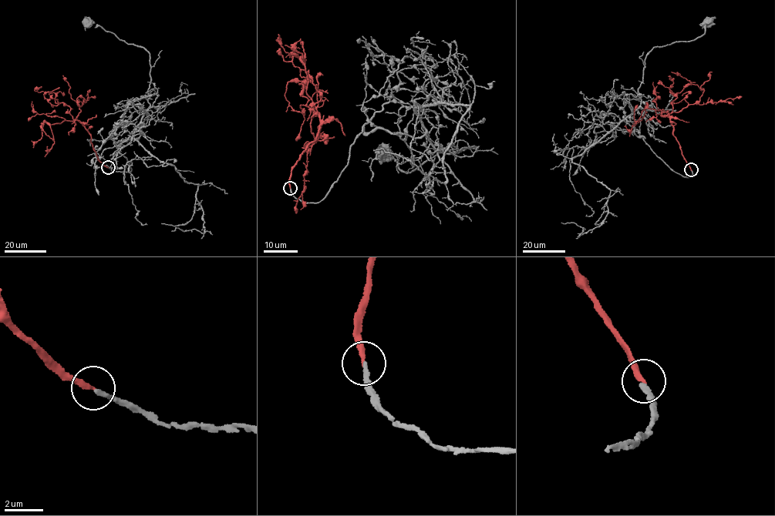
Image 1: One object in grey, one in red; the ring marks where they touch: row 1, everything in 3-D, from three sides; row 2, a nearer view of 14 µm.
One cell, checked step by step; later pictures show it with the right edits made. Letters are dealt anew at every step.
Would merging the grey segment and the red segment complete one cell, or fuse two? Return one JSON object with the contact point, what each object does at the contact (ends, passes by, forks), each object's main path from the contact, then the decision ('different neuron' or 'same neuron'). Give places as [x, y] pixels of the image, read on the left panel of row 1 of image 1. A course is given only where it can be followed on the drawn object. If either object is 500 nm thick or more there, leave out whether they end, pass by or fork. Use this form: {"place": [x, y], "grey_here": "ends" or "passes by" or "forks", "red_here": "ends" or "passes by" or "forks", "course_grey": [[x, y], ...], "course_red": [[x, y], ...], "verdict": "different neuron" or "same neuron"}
{"place": [108, 167], "grey_here": "ends", "red_here": "ends", "course_grey": [[108, 168], [131, 172], [116, 144], [143, 123], [135, 139], [197, 185], [204, 232], [171, 231]], "course_red": [[108, 167], [96, 155], [85, 125], [73, 122], [69, 107], [55, 102], [55, 93], [35, 91], [40, 86]], "verdict": "same neuron"}

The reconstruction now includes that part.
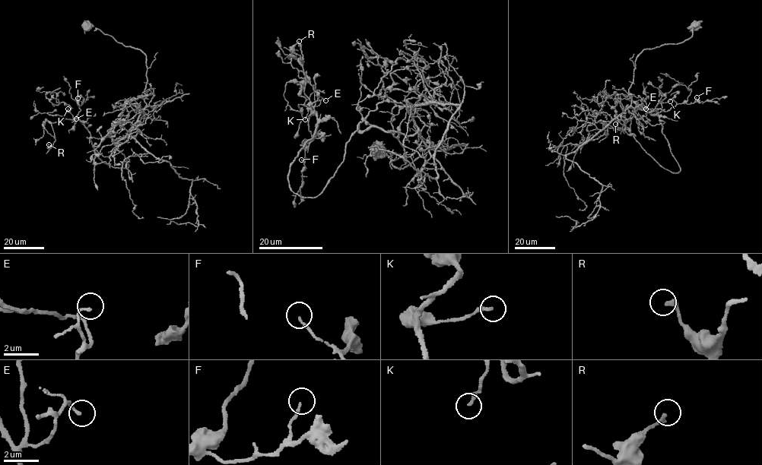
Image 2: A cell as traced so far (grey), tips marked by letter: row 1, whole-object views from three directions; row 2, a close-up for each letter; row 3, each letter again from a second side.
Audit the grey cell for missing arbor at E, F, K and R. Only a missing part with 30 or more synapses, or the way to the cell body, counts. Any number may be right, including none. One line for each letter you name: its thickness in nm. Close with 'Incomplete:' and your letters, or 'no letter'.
Incomplete: no letter

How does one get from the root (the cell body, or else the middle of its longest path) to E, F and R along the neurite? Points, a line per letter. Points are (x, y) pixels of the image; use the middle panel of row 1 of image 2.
E: (393, 131), (357, 129), (322, 192), (300, 197), (290, 191), (290, 168), (315, 137), (314, 107), (325, 100)
F: (393, 131), (357, 129), (322, 192), (300, 197), (287, 176), (315, 137), (312, 113), (312, 137), (301, 159)
R: (393, 131), (357, 129), (322, 192), (292, 191), (290, 168), (318, 126), (293, 52), (299, 41)

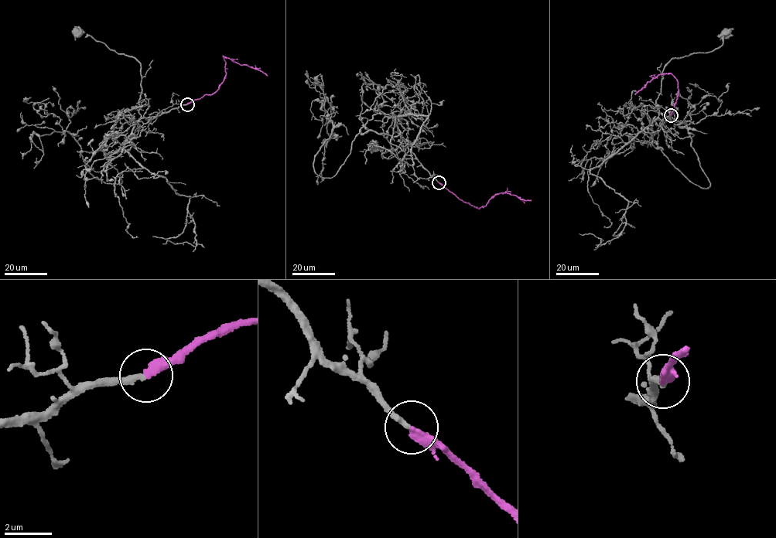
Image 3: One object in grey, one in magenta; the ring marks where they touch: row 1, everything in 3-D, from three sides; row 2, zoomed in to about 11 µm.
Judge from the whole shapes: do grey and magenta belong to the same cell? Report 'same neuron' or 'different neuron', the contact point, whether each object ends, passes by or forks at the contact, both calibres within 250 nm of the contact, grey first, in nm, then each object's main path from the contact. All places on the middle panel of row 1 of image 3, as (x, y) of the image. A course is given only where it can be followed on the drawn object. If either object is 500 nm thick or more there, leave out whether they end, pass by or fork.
same neuron; at (439, 182); grey ends there; magenta ends there; 240 nm thick on the grey side, 440 nm on the other; grey runs (439, 182), (400, 131), (359, 132), (336, 174), (317, 175), (314, 158), (333, 131), (310, 110), (324, 97); magenta runs (439, 182), (465, 202), (479, 208), (500, 193), (507, 192), (531, 201)

